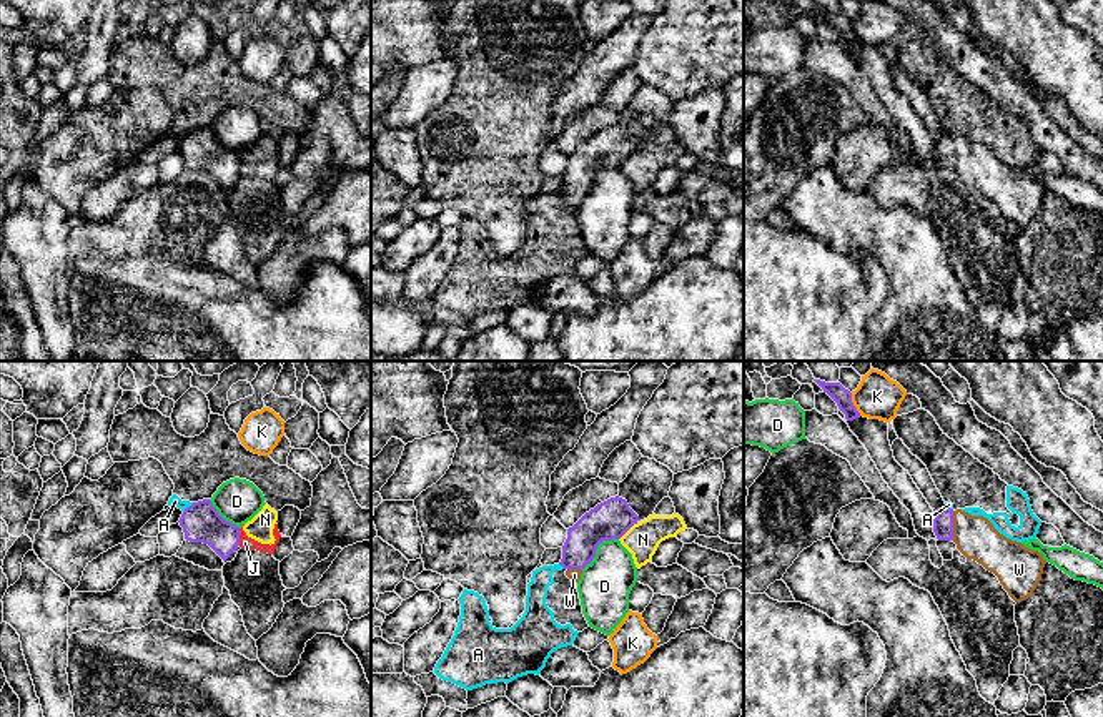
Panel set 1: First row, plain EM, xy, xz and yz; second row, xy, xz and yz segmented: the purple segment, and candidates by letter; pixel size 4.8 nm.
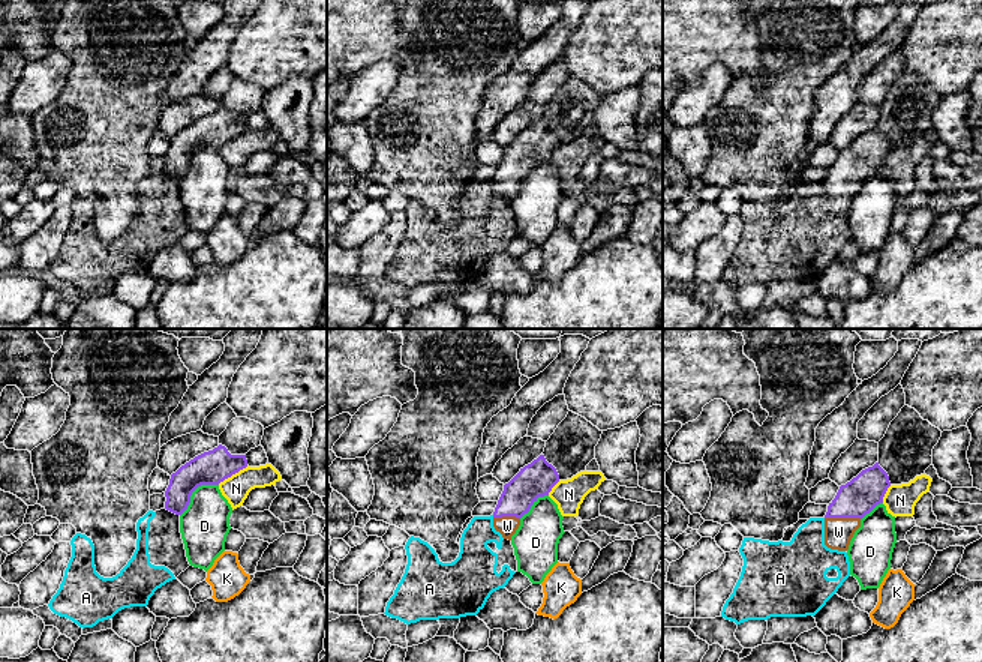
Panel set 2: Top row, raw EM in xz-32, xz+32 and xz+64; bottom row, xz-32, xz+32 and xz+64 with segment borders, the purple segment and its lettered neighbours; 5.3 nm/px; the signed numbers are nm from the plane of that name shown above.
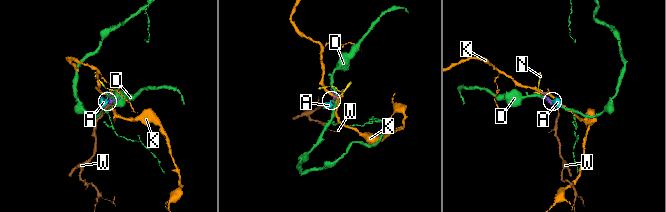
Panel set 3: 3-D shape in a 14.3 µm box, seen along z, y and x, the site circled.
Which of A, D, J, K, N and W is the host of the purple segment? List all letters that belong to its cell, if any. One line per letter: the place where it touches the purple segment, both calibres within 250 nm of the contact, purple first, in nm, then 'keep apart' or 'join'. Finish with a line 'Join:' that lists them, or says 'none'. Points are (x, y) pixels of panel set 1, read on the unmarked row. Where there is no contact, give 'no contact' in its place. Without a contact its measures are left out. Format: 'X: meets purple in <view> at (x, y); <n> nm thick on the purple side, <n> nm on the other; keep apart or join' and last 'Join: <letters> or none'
A: meets purple in xy at (190, 133); 190 nm thick on the purple side, 60 nm on the other; keep apart
D: meets purple in xz at (596, 175); 190 nm thick on the purple side, 260 nm on the other; keep apart
J: meets purple in xy at (238, 163); 190 nm thick on the purple side, 60 nm on the other; keep apart
K: meets purple in yz at (852, 32); 90 nm thick on the purple side, 220 nm on the other; keep apart
N: meets purple in xz at (628, 157); 190 nm thick on the purple side, 160 nm on the other; keep apart
W: meets purple in yz at (952, 153); 100 nm thick on the purple side, 200 nm on the other; join
Join: W

